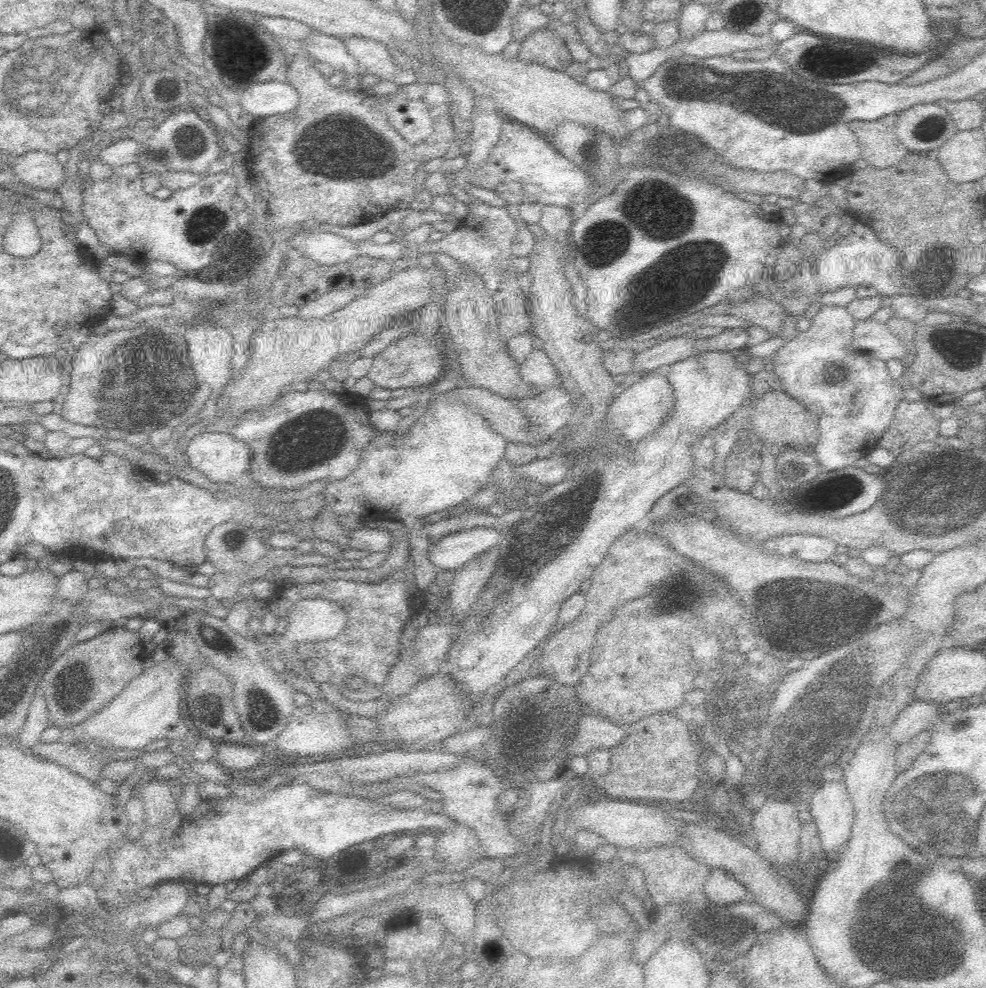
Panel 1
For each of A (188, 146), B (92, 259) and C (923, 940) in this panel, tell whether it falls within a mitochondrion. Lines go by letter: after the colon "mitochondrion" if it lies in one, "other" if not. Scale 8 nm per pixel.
A: mitochondrion
B: other
C: mitochondrion

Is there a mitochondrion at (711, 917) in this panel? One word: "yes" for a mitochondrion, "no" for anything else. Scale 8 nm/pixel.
no

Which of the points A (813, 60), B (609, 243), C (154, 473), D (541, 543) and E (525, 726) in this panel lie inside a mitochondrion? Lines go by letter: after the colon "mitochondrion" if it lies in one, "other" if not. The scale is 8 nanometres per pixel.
A: mitochondrion
B: mitochondrion
C: other
D: mitochondrion
E: mitochondrion

